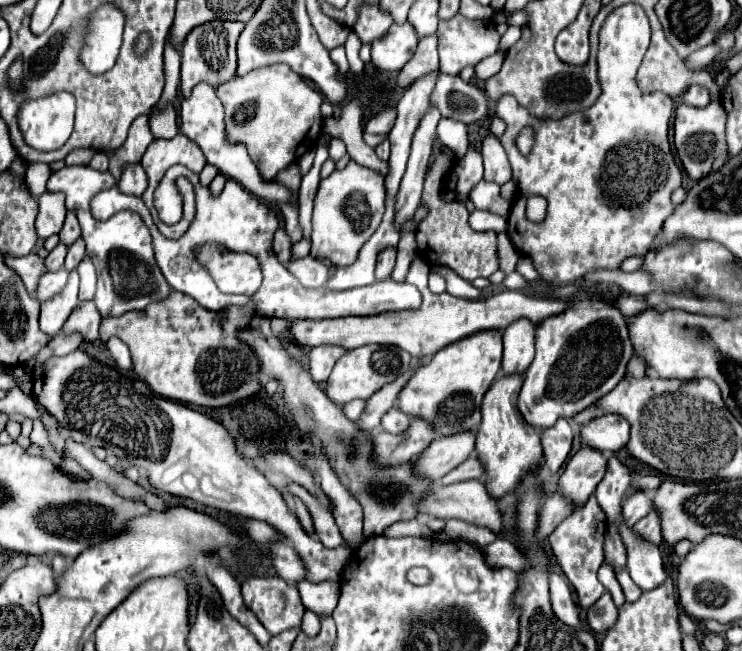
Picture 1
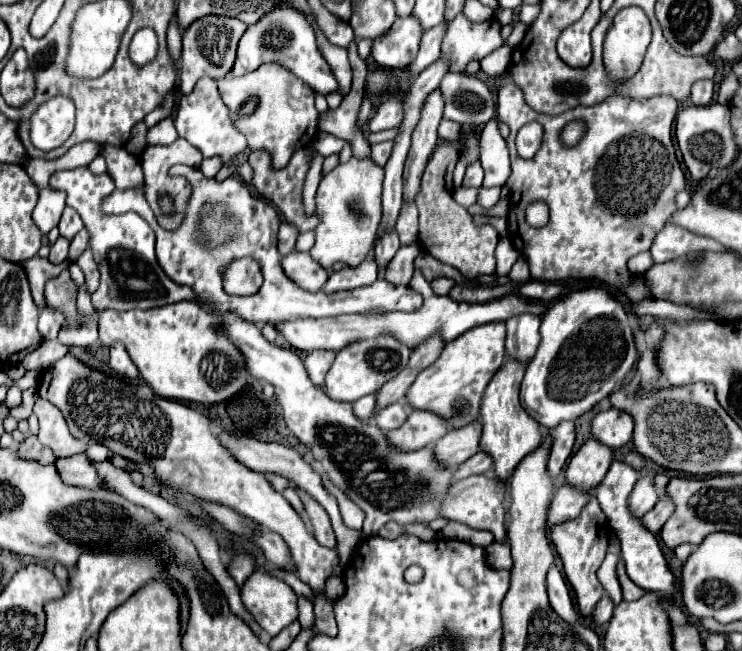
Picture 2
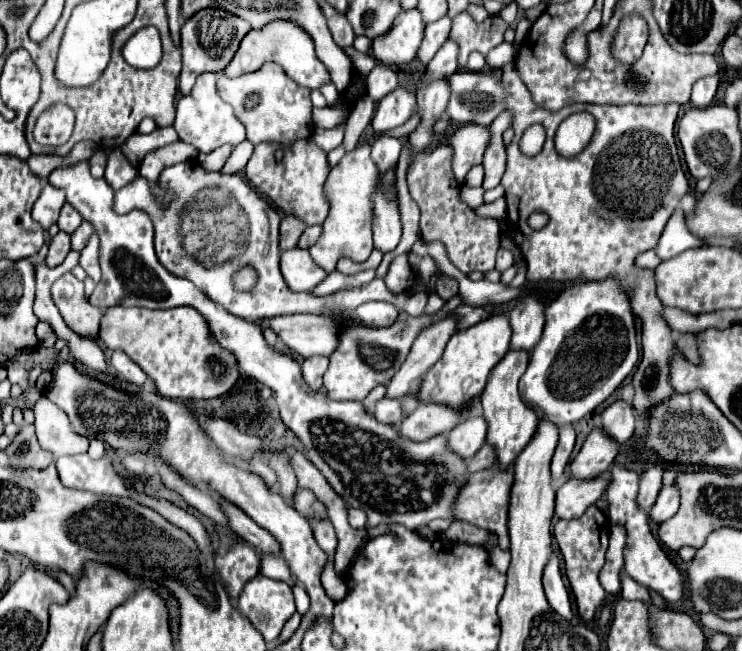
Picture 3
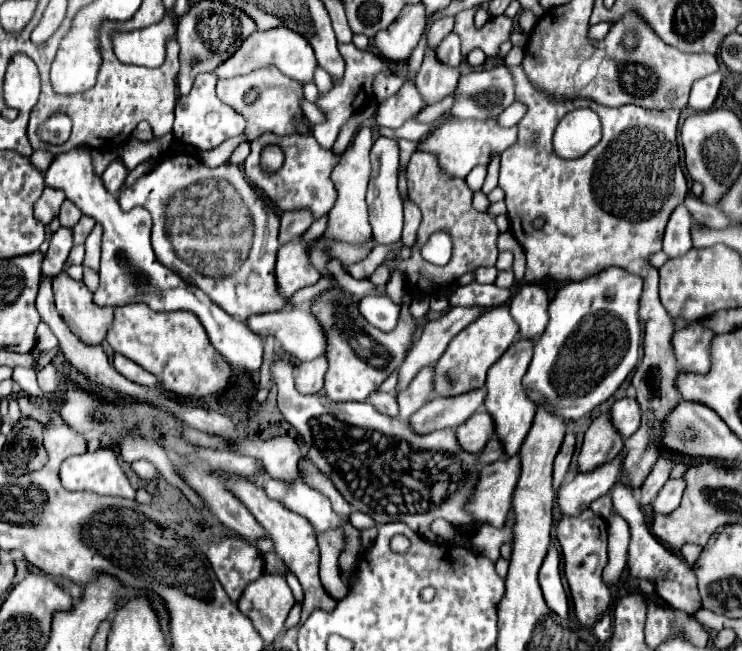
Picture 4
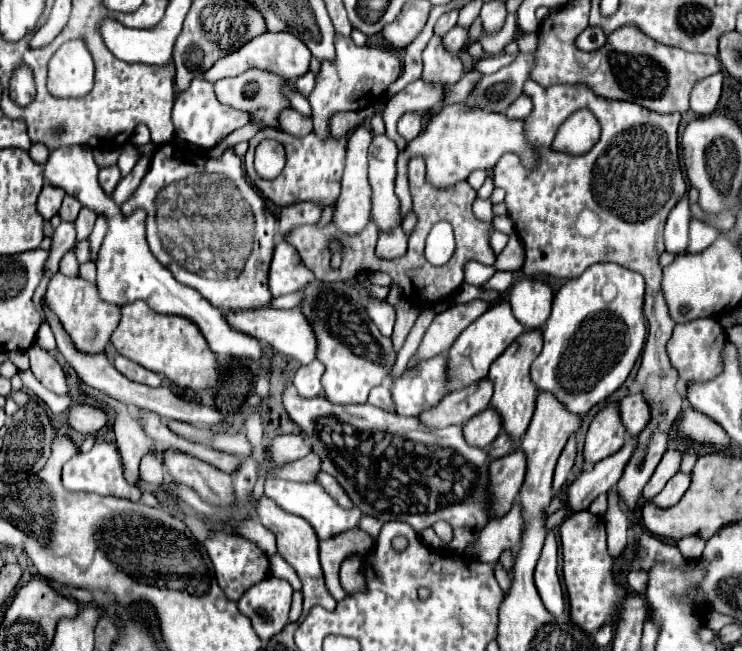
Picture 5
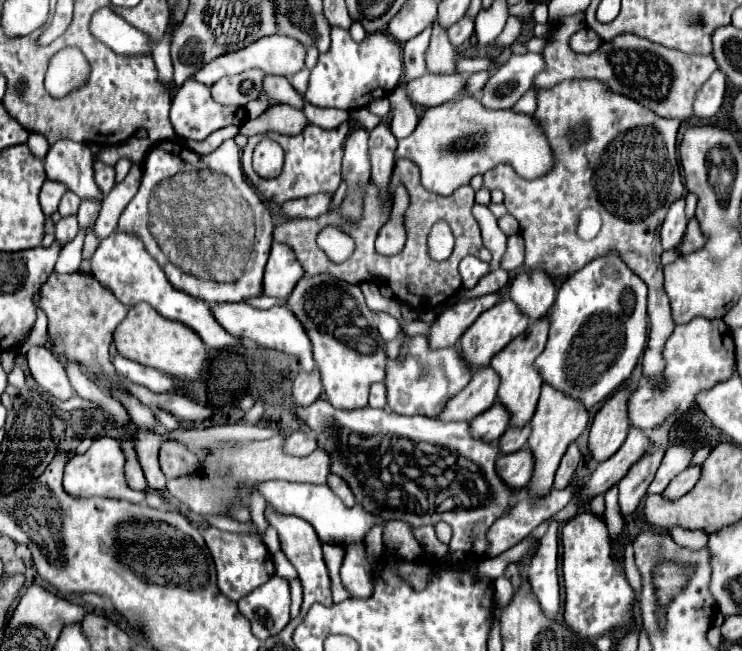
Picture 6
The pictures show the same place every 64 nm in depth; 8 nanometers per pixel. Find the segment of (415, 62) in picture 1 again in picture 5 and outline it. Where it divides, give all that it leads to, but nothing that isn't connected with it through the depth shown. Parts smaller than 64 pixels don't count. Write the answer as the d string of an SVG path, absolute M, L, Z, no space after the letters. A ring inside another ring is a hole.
M458 10L444 14L444 16L442 16L442 18L436 22L436 26L434 26L434 34L442 38L442 36L444 36L448 30L452 30L452 28L456 26L456 20L458 20Z

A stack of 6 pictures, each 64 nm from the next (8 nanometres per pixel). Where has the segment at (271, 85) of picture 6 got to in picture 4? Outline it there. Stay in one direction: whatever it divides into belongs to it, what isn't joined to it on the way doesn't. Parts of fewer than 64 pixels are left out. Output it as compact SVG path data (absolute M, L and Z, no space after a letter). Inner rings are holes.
M304 100L304 102L302 102L302 110L304 110L306 118L308 118L312 124L324 122L324 112L320 112L320 108L316 108L316 104L310 104L308 100Z

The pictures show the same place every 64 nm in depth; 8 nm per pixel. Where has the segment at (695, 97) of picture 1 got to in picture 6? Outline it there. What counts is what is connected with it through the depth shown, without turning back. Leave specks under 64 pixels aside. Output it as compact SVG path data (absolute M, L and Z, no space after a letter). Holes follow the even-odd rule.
M716 70L704 82L700 92L696 94L694 114L698 118L712 118L720 110L720 106L724 102L724 90L726 90L726 76L720 70Z

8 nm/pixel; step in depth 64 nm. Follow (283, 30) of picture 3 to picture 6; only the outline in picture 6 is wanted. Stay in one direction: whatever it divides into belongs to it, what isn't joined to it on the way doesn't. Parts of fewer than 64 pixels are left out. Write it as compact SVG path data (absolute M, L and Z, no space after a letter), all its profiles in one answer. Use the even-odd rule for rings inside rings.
M272 34L272 36L266 36L266 38L252 42L248 48L242 48L242 50L236 50L232 54L224 54L220 58L212 60L204 68L200 68L194 74L194 78L200 80L202 84L212 86L214 82L218 82L224 76L234 76L234 74L240 74L240 72L246 72L252 68L260 68L266 74L276 74L276 76L288 78L288 76L294 76L296 72L300 72L304 68L304 60L306 60L306 48L298 40L288 38L288 36L280 36L280 34Z

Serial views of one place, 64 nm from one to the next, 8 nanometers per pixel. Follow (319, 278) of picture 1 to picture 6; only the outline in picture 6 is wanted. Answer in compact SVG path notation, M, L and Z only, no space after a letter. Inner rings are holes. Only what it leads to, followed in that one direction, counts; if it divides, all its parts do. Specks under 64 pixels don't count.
M274 242L264 272L264 294L266 296L288 296L298 280L304 278L304 268L296 260L292 248Z

